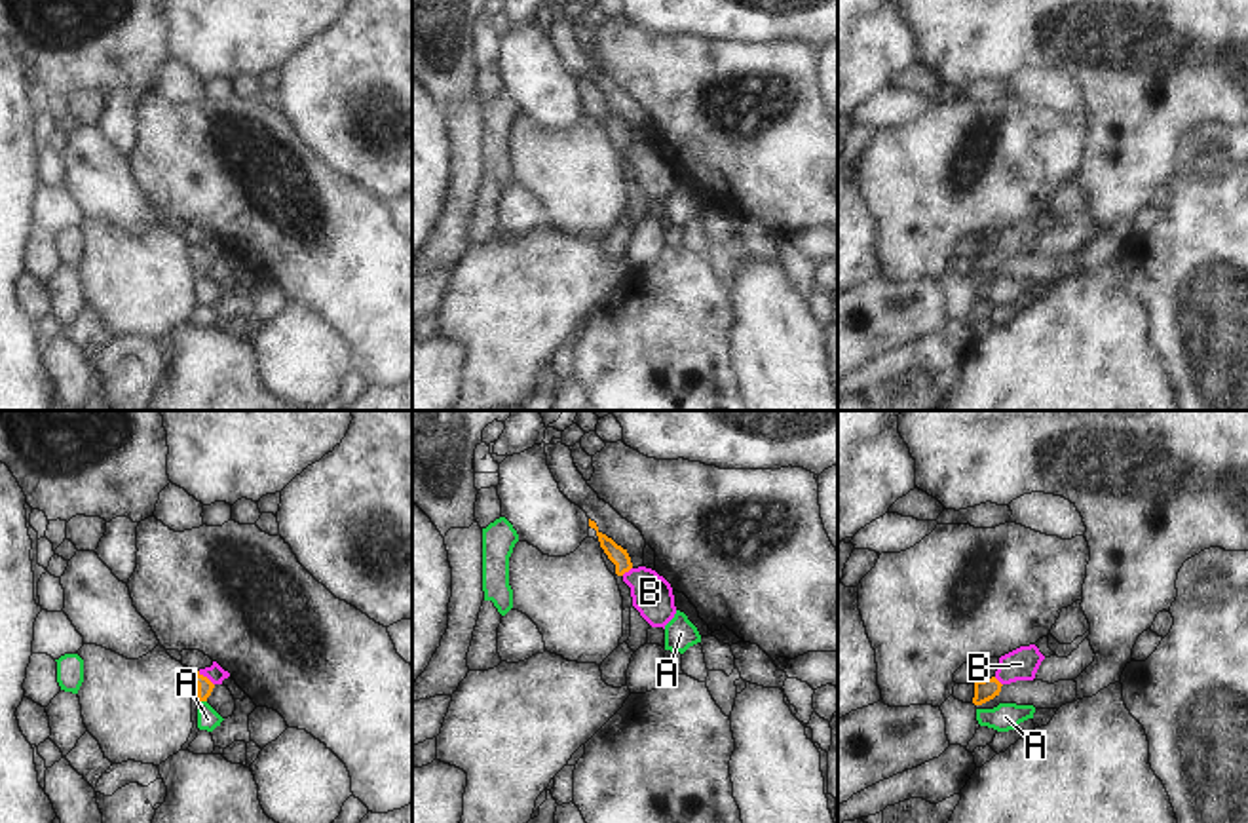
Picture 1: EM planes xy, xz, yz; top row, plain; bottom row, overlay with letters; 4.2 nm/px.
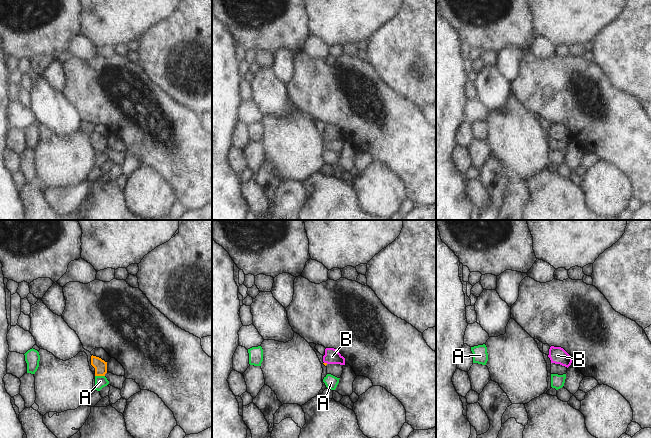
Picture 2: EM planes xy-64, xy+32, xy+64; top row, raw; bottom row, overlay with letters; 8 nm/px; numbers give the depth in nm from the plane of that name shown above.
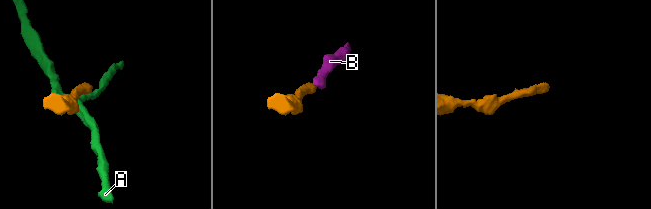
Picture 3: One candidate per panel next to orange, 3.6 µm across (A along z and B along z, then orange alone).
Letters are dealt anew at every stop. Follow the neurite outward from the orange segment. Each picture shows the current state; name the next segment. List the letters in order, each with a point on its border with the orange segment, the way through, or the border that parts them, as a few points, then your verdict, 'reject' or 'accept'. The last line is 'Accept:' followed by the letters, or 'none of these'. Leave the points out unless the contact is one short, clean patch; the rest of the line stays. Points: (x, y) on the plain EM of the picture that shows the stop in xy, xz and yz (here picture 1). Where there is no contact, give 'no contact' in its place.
A: xy (202, 274) | reject
B: xy (206, 251) | across xy (206, 261), (206, 251), (215, 248) | accept
Accept: B

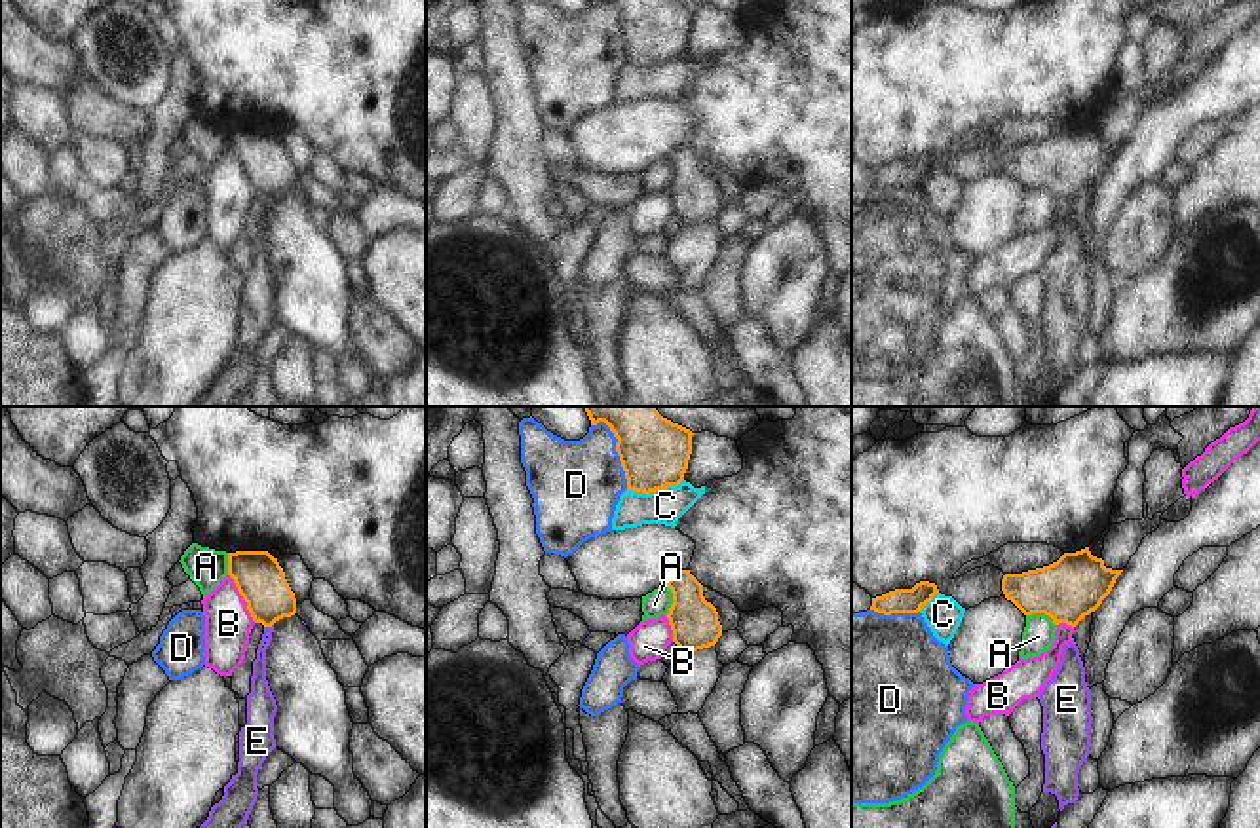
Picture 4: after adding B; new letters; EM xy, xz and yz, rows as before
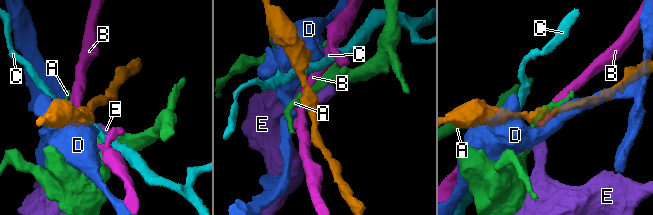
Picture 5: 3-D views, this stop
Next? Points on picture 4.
A: yz (1042, 187) | along yz (1027, 188), (1046, 188), (1055, 200) | reject
B: xy (244, 173) | along xy (229, 149), (255, 196) | reject
C: xz (654, 65) | along xz (683, 54), (677, 59), (649, 67), (628, 65) | reject
D: xz (620, 33) | reject
E: xy (268, 200) | along xy (272, 198), (265, 202) | reject
Accept: none of these

